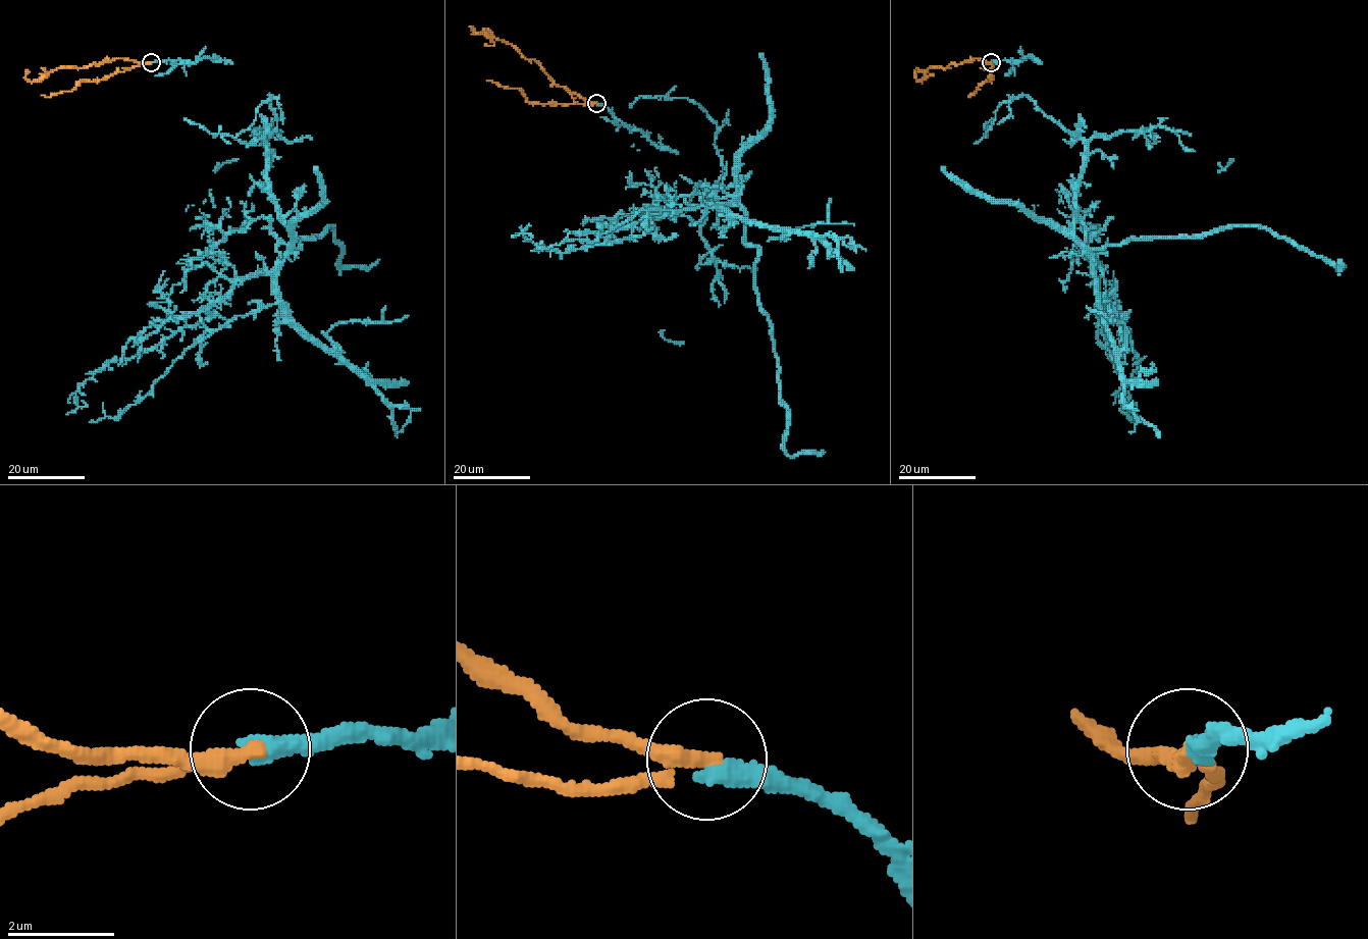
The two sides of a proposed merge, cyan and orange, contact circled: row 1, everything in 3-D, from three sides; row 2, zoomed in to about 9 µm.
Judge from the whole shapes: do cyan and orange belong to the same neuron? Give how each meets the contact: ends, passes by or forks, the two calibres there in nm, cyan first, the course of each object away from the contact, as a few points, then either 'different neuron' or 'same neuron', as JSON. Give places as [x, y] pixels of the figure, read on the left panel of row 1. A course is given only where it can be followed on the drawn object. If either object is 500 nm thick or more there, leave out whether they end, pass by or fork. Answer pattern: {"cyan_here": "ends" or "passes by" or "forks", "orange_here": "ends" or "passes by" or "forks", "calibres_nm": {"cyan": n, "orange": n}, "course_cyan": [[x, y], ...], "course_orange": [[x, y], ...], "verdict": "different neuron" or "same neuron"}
{"cyan_here": "ends", "orange_here": "passes by", "calibres_nm": {"cyan": 400, "orange": 260}, "course_cyan": [[151, 62], [182, 62], [213, 134], [270, 95], [295, 248], [332, 226], [338, 265], [379, 259]], "course_orange": [[151, 62], [112, 58], [79, 67], [60, 67], [30, 81], [24, 76], [27, 69]], "verdict": "same neuron"}

